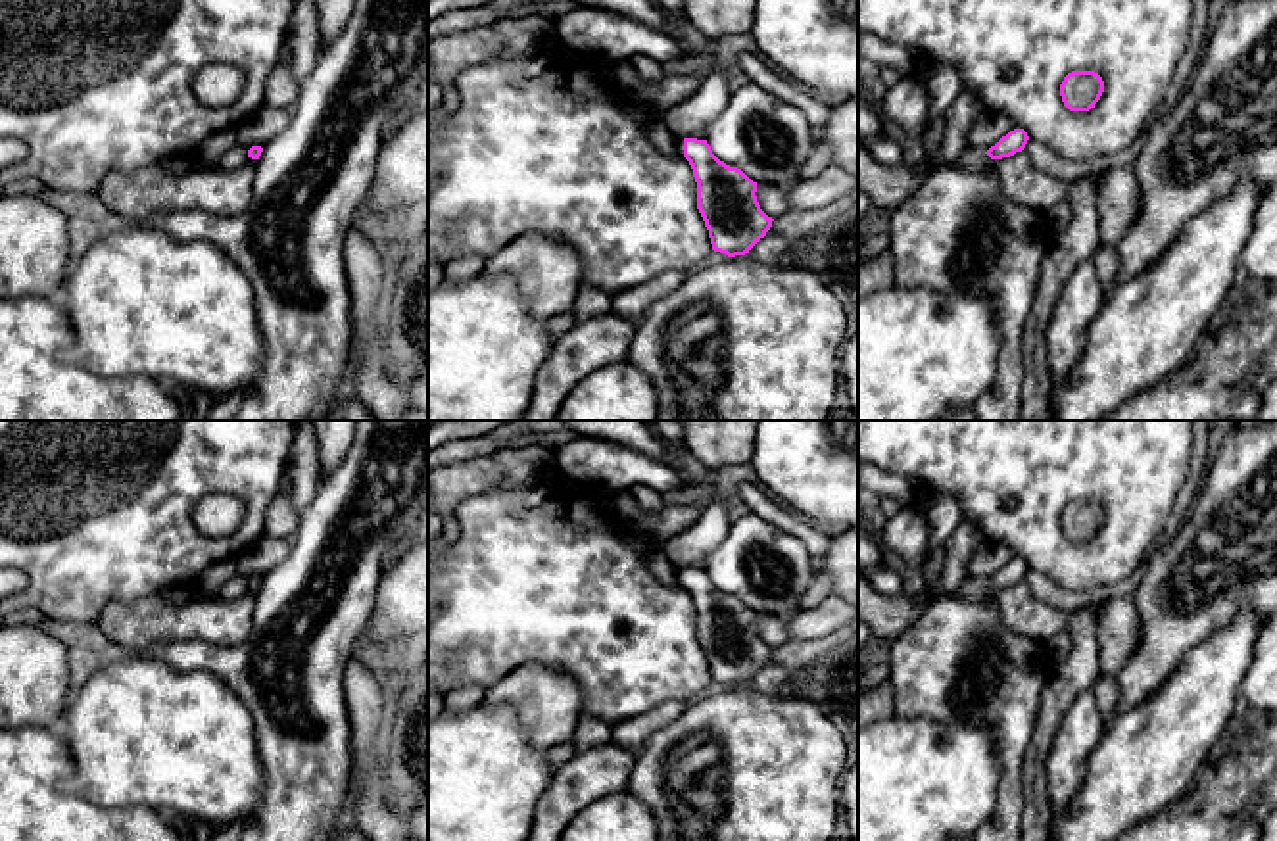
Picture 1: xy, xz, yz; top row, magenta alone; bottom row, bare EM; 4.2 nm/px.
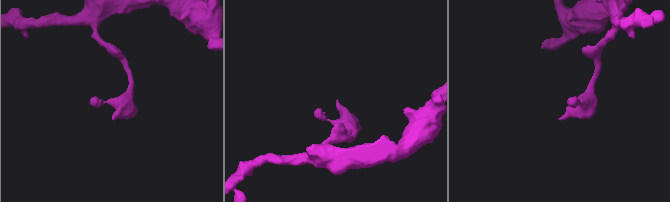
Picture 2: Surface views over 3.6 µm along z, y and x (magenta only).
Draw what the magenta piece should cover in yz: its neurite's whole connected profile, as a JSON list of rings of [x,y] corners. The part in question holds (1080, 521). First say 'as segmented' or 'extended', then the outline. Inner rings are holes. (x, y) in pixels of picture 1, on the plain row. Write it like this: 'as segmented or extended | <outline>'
as segmented | [[[1072,501],[1060,515],[1060,526],[1070,541],[1089,541],[1100,530],[1104,511],[1095,501]]]

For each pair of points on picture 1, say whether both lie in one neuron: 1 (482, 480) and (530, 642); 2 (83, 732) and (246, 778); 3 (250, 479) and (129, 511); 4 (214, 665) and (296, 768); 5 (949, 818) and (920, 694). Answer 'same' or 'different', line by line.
1: different
2: same
3: same
4: same
5: different

